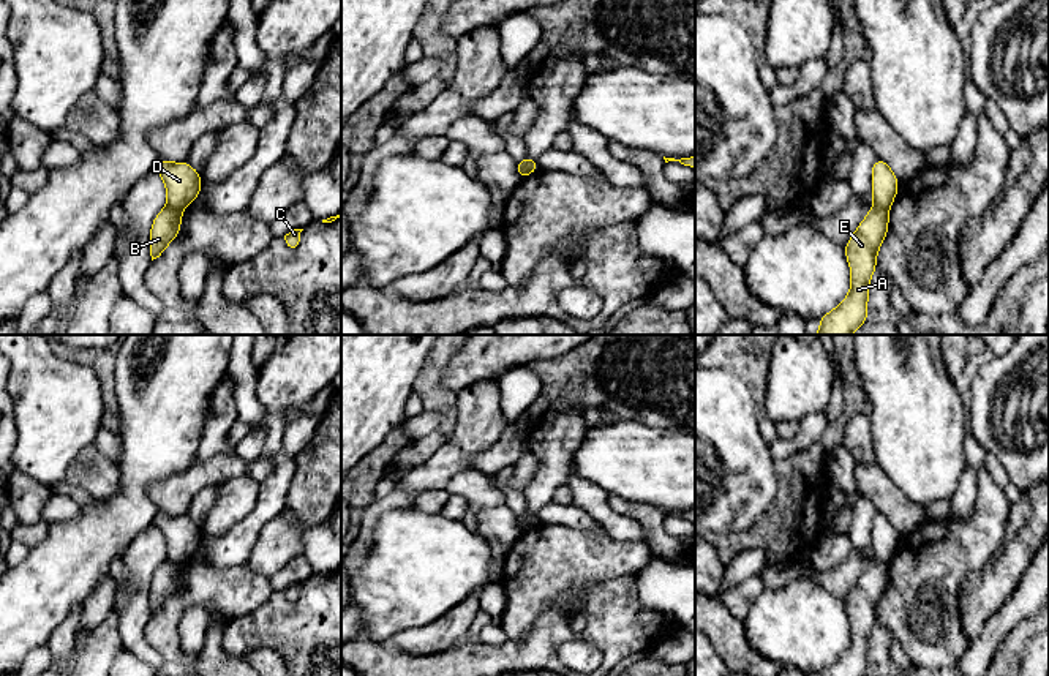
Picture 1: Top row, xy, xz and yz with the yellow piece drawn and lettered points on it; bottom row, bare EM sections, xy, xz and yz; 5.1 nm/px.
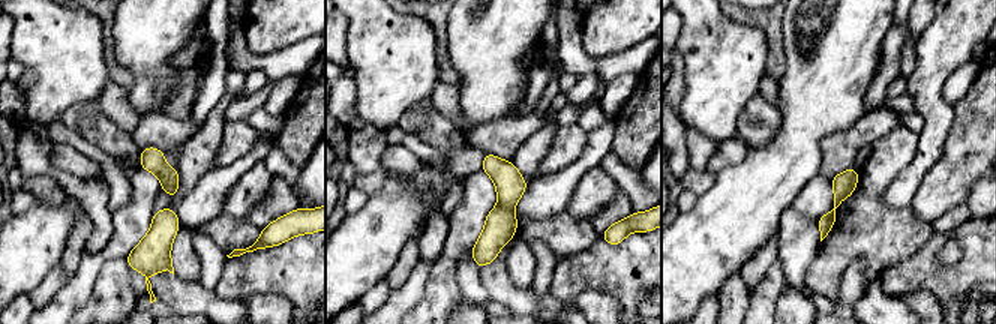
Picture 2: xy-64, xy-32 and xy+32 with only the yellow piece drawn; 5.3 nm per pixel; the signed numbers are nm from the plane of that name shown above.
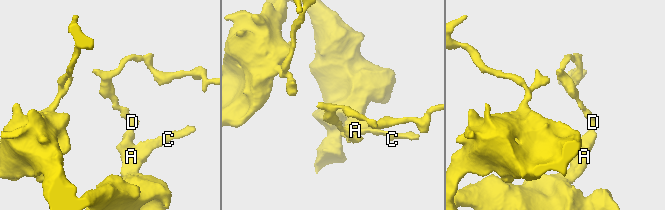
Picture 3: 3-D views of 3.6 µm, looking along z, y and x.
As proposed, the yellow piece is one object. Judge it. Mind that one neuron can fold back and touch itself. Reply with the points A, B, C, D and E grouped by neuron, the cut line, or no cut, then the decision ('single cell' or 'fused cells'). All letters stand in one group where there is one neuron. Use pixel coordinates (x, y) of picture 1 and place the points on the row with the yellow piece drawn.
groups A B C E / D; cut xy (168, 204), (180, 210); fused cells

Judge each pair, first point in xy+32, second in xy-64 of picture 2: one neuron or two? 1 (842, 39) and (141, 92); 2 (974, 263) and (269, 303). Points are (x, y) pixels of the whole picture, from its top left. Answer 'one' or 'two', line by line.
1: one
2: two

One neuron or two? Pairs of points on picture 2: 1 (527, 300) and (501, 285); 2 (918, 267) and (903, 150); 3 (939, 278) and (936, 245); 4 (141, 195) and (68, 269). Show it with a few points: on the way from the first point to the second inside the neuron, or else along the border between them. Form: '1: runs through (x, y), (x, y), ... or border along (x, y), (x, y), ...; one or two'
1: runs through (521, 300), (516, 300), (507, 291); one
2: border along (935, 233), (914, 254), (885, 269); two
3: runs through (932, 270), (932, 252); one
4: border along (84, 249), (80, 266), (72, 276); two

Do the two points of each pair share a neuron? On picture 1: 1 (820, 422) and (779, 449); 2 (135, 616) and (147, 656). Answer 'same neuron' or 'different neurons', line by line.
1: same neuron
2: same neuron

